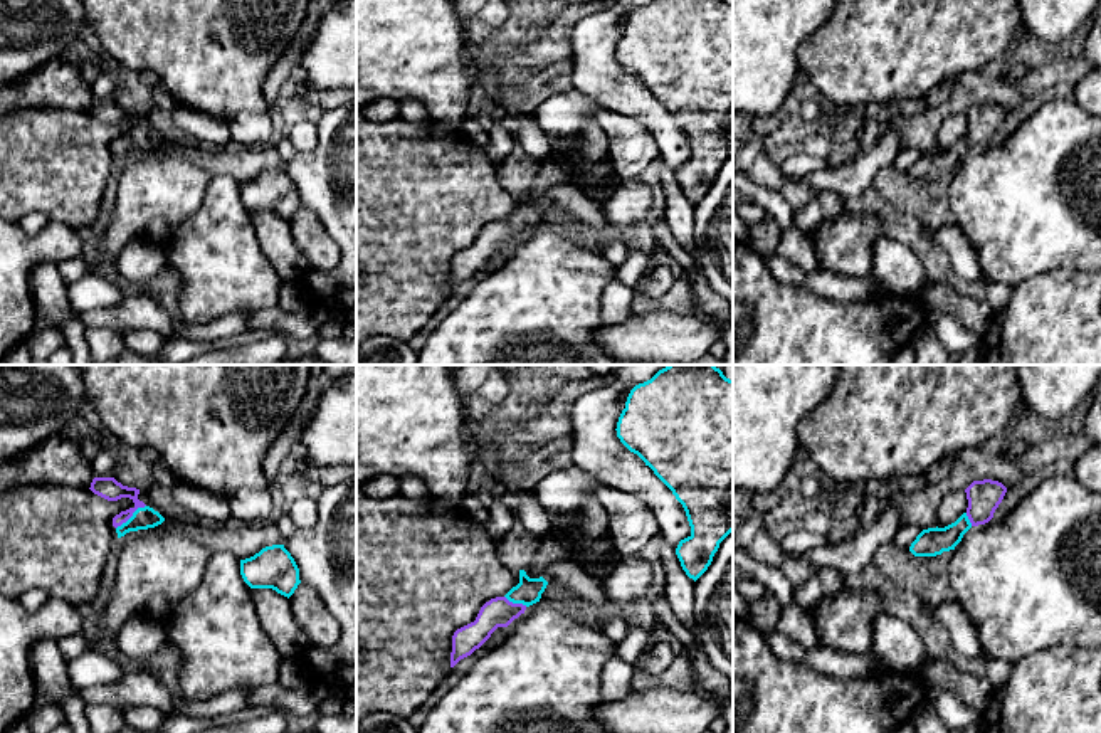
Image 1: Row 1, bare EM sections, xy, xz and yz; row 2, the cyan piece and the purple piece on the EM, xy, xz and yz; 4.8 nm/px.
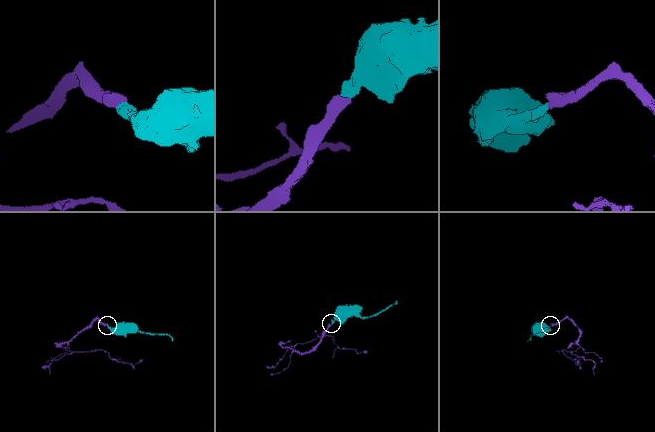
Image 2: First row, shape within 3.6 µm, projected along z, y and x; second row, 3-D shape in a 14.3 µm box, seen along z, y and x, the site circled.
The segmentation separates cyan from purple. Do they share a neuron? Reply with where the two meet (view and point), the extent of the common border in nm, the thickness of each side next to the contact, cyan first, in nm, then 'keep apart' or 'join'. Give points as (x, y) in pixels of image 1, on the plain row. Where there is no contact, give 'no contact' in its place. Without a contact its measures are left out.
contact xy (131, 140); length 180 nm; calibres 110 and 110 nm; join

